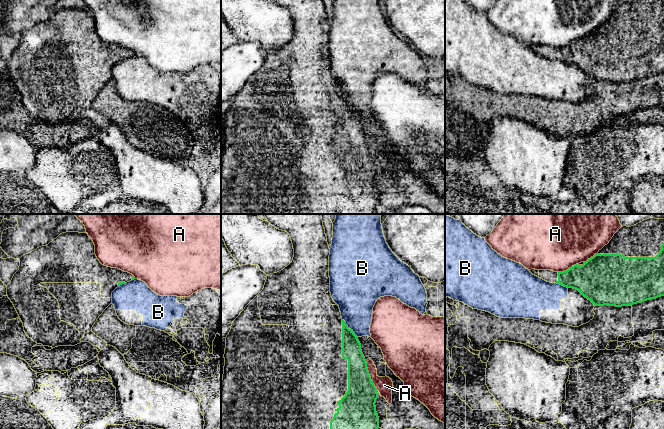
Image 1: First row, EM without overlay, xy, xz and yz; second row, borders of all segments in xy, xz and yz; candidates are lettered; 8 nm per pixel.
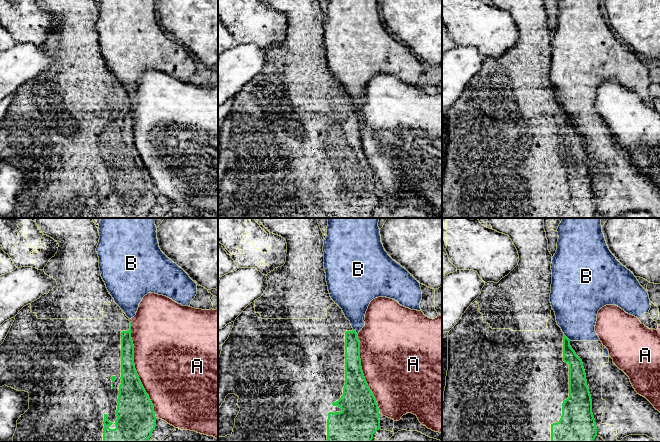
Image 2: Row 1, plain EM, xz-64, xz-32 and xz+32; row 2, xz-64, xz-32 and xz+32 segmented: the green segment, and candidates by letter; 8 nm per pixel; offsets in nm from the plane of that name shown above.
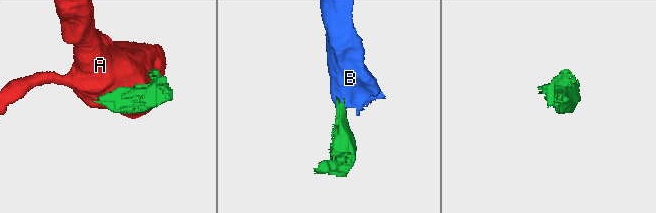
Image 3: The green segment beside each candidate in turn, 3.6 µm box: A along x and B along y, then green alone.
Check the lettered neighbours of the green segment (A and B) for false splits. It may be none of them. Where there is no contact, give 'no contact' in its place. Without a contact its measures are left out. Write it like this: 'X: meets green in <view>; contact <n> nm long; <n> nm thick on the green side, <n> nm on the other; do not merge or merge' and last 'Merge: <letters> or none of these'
A: meets green in xz; contact 260 nm long; 260 nm thick on the green side, 140 nm on the other; do not merge
B: meets green in xz; contact 200 nm long; 160 nm thick on the green side, 300 nm on the other; do not merge
Merge: none of these

